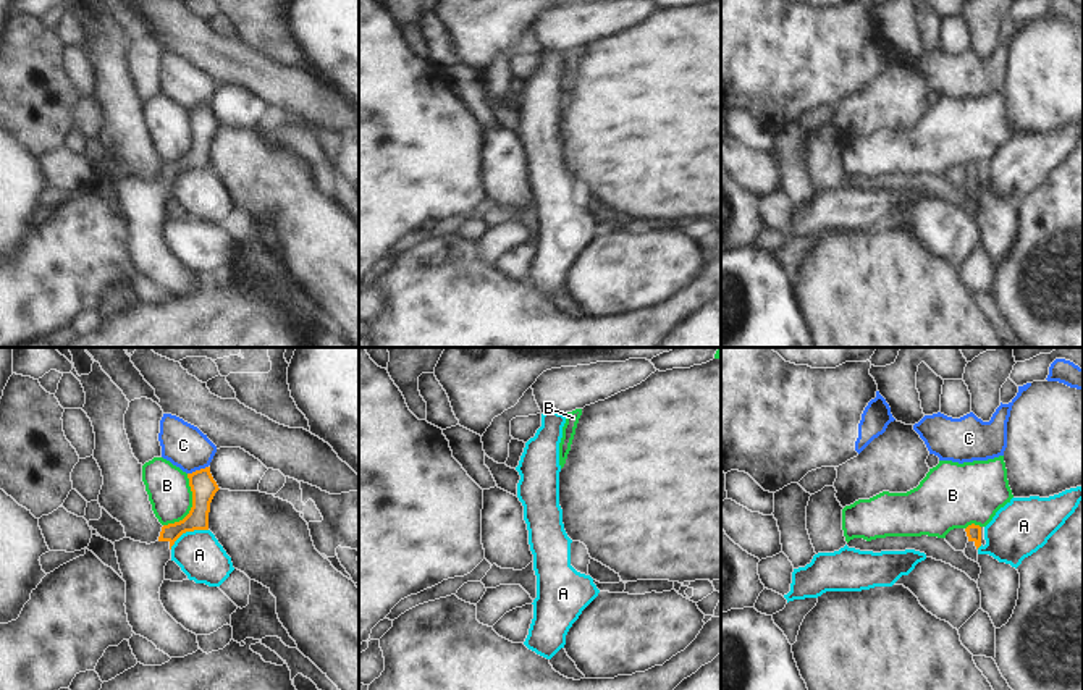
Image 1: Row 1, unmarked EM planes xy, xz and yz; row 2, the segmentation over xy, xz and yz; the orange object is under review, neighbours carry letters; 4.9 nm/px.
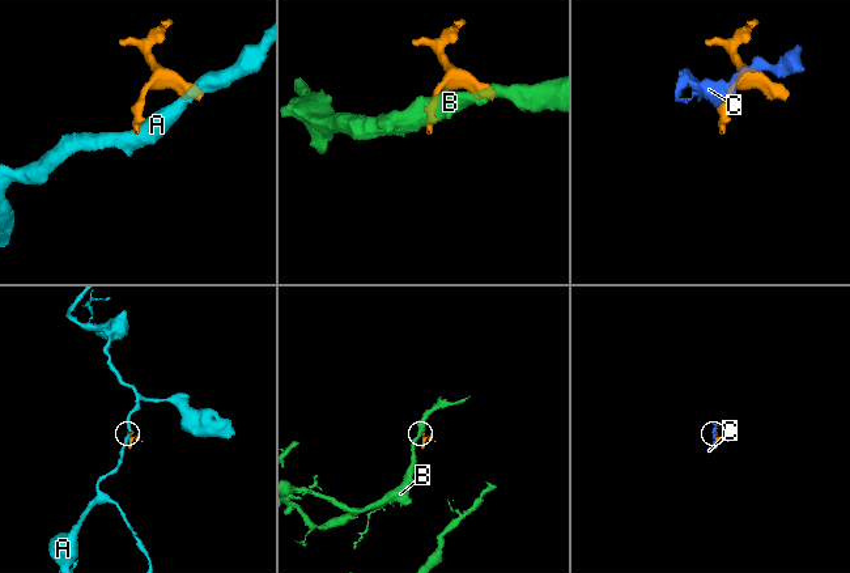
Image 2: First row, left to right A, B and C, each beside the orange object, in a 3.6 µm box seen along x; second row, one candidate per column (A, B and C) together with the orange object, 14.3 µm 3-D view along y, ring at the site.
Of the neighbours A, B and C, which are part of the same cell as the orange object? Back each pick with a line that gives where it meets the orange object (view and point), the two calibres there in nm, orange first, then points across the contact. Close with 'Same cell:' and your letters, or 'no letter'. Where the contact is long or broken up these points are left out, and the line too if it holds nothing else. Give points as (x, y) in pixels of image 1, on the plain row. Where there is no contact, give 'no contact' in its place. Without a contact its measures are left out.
Same cell: no letter

